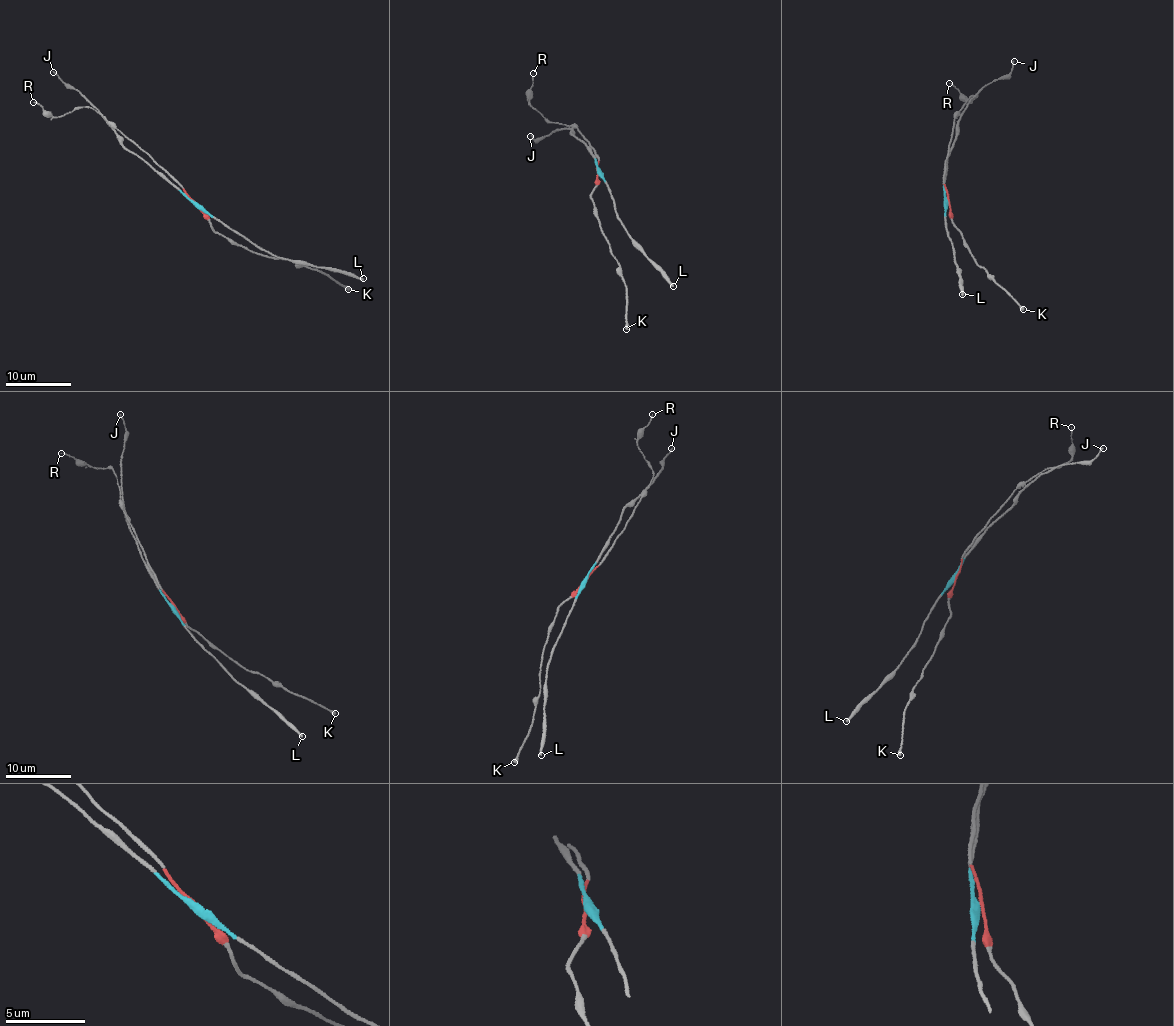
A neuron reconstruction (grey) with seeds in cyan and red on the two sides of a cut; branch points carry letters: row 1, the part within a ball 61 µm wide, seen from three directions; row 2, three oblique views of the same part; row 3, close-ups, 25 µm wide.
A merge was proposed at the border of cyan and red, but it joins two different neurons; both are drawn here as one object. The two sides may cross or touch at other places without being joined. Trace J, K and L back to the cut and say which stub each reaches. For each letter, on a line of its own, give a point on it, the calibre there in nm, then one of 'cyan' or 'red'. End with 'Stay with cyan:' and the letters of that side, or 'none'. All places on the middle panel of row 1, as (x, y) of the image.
J: at (530, 136); 160 nm thick; cyan
K: at (626, 329); 400 nm thick; red
L: at (673, 286); 240 nm thick; cyan
Stay with cyan: J, L

